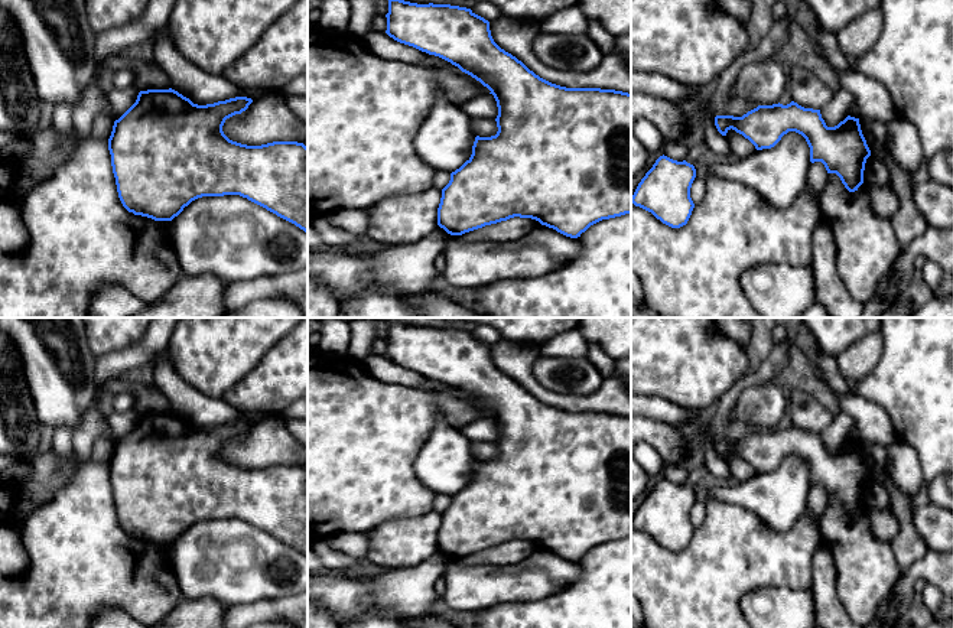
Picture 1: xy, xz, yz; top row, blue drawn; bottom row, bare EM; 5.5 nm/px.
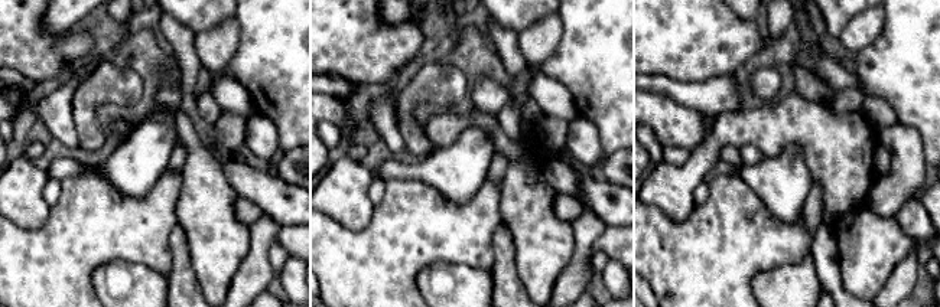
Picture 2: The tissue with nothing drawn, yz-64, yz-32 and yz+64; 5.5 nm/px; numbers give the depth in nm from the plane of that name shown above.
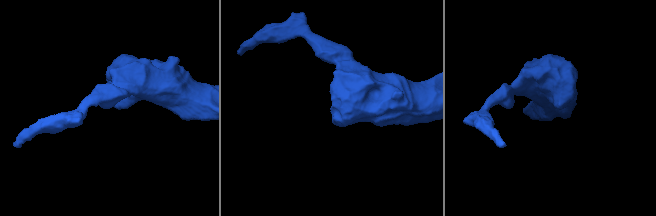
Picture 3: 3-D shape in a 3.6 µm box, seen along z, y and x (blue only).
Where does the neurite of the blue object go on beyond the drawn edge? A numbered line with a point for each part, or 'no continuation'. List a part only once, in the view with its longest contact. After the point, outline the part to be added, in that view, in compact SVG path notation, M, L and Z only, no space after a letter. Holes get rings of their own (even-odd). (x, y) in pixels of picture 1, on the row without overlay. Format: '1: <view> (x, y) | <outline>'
no continuation

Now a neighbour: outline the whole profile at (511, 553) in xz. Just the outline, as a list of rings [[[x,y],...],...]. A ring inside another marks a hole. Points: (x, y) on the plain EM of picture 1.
[[[514,540],[507,544],[485,549],[482,551],[456,559],[459,564],[492,564],[492,566],[510,566],[518,564],[533,553],[537,553],[541,547],[531,541]]]

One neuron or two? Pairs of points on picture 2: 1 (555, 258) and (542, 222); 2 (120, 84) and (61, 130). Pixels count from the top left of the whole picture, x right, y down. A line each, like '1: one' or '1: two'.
1: one
2: two

